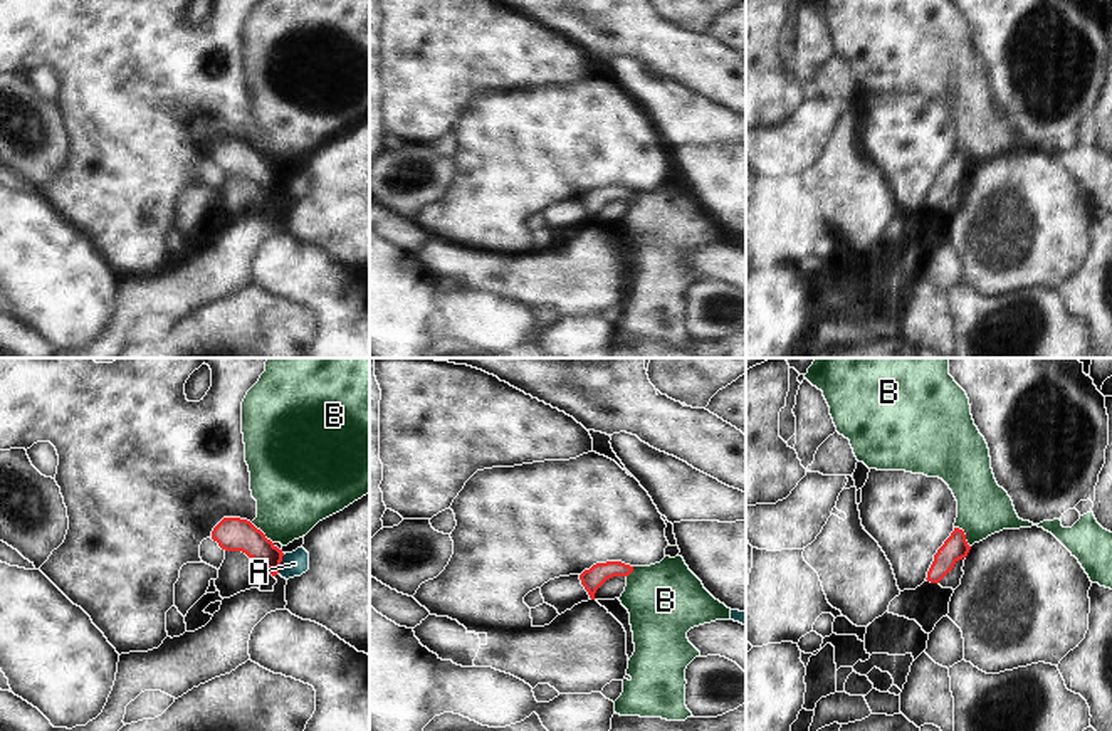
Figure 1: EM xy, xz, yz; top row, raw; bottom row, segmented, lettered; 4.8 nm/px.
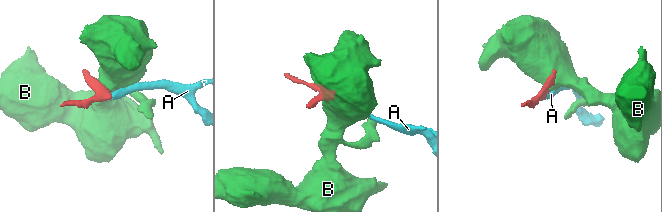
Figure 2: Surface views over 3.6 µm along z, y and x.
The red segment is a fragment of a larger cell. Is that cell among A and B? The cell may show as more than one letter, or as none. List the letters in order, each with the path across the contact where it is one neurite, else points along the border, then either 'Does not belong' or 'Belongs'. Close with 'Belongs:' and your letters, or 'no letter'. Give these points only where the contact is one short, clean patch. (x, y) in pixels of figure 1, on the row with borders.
A: Path across: xy (236, 535), (251, 540), (279, 563), (294, 563). Belongs
B: Boundary: yz (954, 526), (963, 531), (970, 546). Does not belong
Belongs: A.

